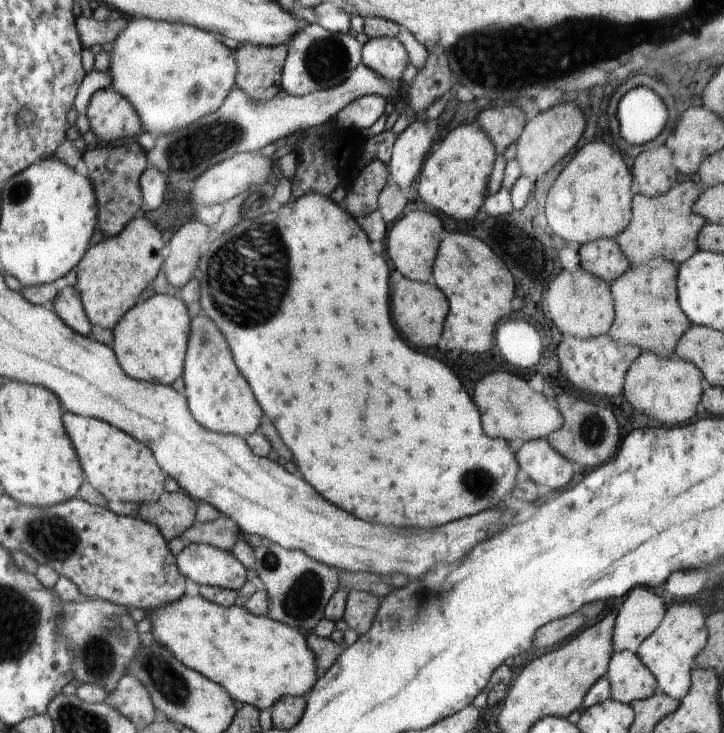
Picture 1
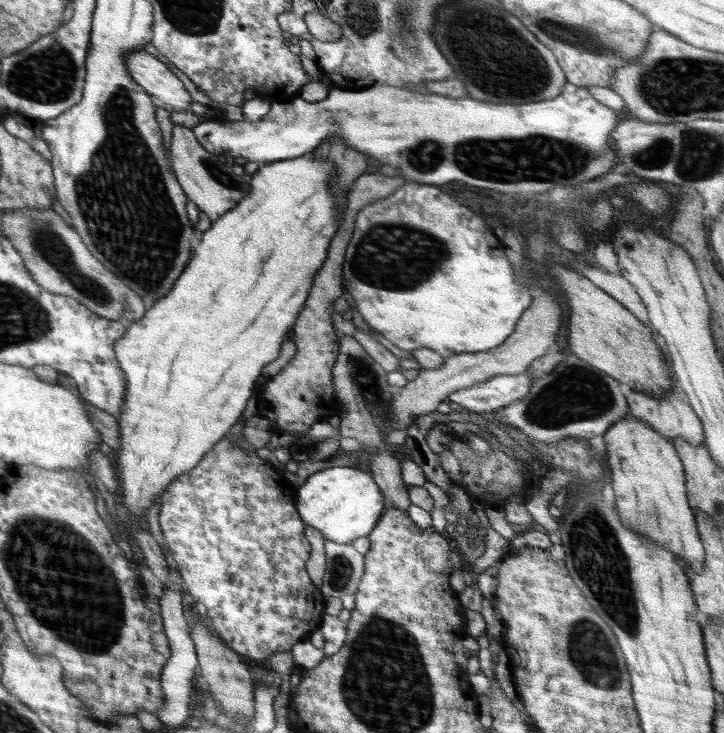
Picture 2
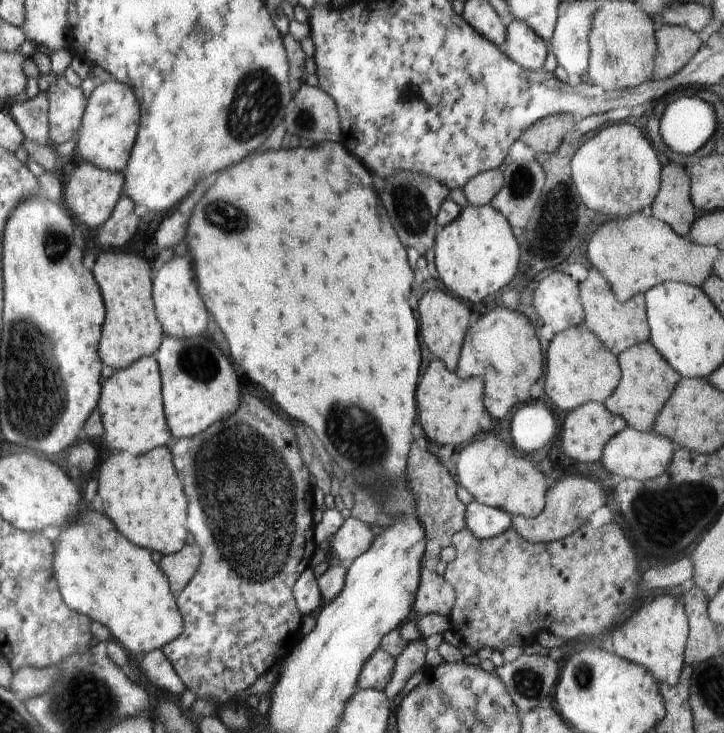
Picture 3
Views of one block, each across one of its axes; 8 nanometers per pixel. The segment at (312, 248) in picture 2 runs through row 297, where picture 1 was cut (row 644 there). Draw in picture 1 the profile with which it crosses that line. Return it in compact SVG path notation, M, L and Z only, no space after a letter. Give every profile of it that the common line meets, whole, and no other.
M184 594L176 602L148 613L148 617L154 638L162 642L178 662L224 686L232 700L255 706L259 711L270 708L284 695L306 697L319 677L316 676L316 661L312 650L308 648L306 633L268 616L250 614L244 607L235 604L223 607L202 598L200 594Z

